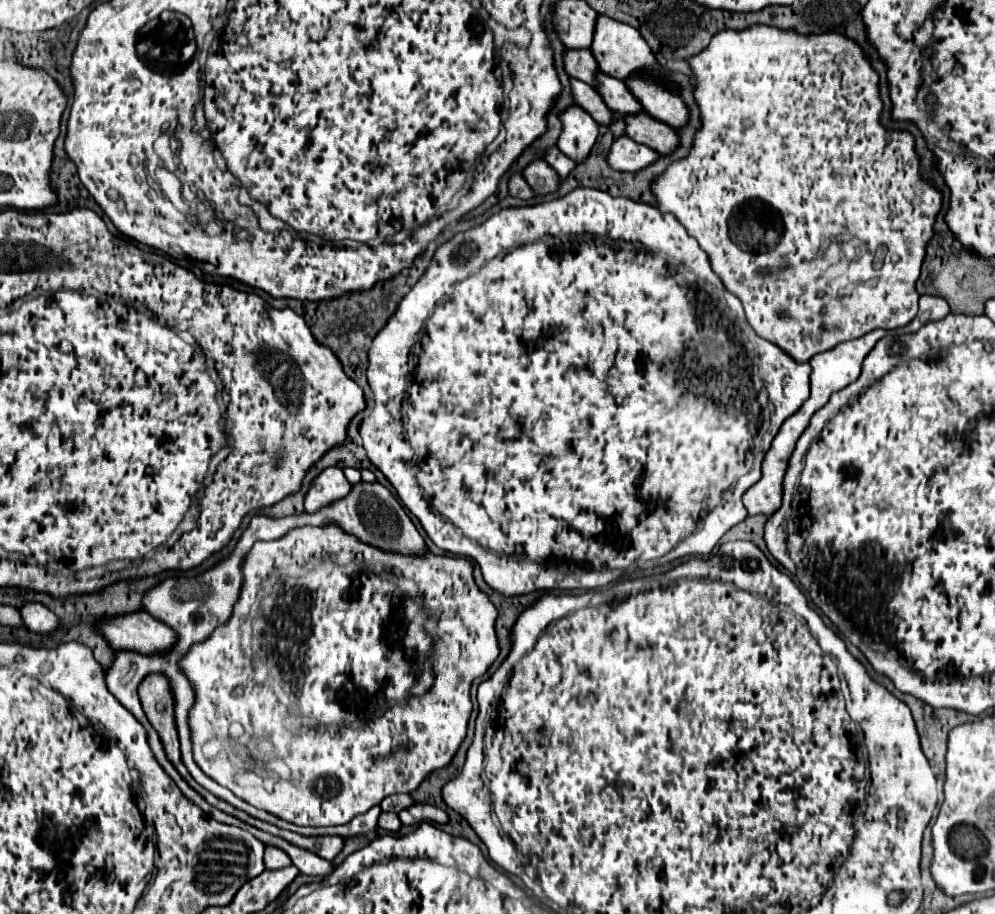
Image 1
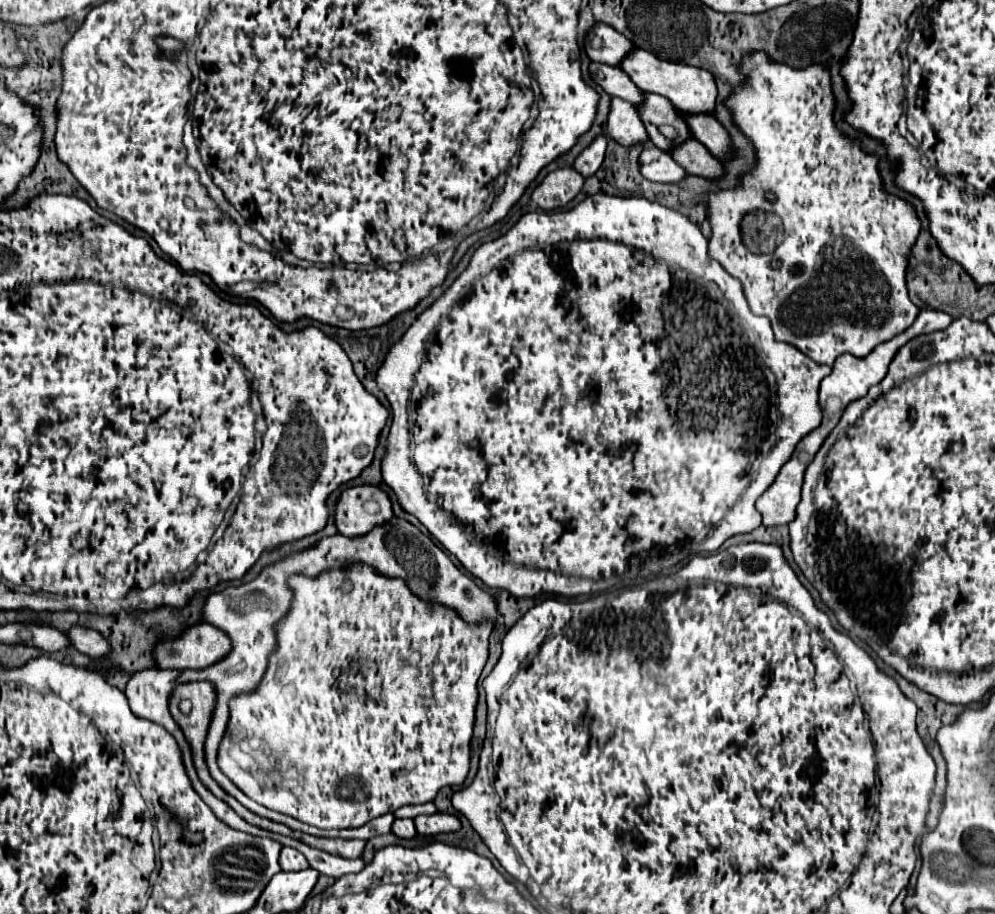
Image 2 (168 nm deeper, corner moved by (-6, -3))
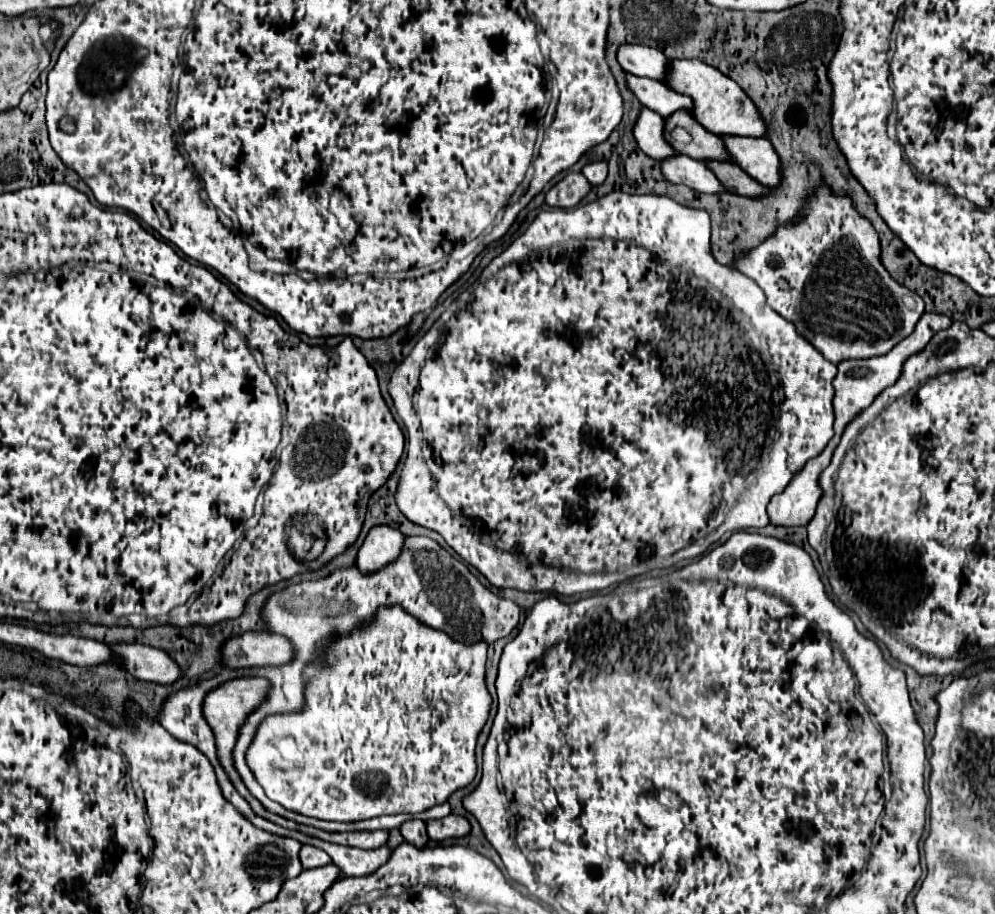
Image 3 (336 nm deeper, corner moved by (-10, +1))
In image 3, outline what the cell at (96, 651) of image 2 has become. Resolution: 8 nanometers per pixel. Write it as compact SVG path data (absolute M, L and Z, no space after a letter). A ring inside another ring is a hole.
M110 645L122 659L126 661L126 671L142 681L152 681L160 685L172 685L182 677L182 669L178 663L160 649L148 645Z

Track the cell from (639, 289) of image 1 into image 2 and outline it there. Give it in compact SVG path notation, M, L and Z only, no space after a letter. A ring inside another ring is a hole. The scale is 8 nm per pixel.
M598 193L586 197L572 209L537 210L522 215L506 235L484 243L474 251L468 267L456 277L456 281L414 319L408 331L386 353L384 363L376 373L376 383L392 407L392 427L382 457L384 481L394 489L402 509L418 517L418 521L454 557L458 557L466 571L478 577L484 585L506 589L514 597L551 593L573 598L603 593L604 589L614 587L628 575L654 575L660 569L678 565L690 555L716 551L732 535L754 531L762 523L754 503L770 487L780 467L790 459L796 443L820 425L822 413L818 405L818 387L830 373L830 367L818 365L796 347L776 341L772 331L754 331L754 323L750 323L754 315L746 311L748 305L742 303L742 295L740 281L730 277L718 261L708 257L708 241L700 229L682 213L660 203L642 197ZM670 265L684 265L682 269L694 273L696 281L676 279L676 273L684 273L674 271ZM704 287L708 287L708 291L704 291ZM720 289L722 297L738 297L738 305L734 307L732 299L726 299L728 307L724 309L718 299ZM742 327L754 331L754 335L738 335ZM702 331L714 331L714 339L706 339L706 345L702 343L706 337ZM718 331L726 331L726 335L718 335ZM422 343L426 355L422 355ZM414 359L420 359L418 363L422 365L416 365L416 371ZM724 377L728 379L724 381ZM706 405L712 405L714 411L702 411ZM444 443L450 443L450 457L448 445Z

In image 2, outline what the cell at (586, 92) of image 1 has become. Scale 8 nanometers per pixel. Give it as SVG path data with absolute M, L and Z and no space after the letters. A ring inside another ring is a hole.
M618 97L610 99L610 113L606 133L618 141L620 145L636 145L646 143L648 135L644 123L638 117L638 109L634 103L626 103Z

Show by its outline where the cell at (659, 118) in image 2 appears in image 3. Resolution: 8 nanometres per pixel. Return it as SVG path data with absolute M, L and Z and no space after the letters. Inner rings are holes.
M676 111L670 119L666 119L666 129L672 131L674 127L682 127L690 133L692 141L690 143L680 143L674 139L668 139L670 145L688 157L694 157L698 161L732 161L730 153L726 151L726 145L722 143L720 137L712 135L706 131L690 113L686 111Z

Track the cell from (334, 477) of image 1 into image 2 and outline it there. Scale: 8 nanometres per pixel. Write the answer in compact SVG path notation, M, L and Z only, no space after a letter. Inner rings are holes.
M358 485L344 489L334 505L334 523L338 533L358 537L392 517L392 503L386 491L376 485Z

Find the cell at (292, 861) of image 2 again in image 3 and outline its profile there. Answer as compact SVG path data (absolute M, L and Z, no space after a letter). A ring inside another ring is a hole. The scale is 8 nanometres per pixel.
M304 845L300 851L300 859L302 859L302 867L304 869L314 869L314 867L324 867L330 865L332 859L318 847L312 845Z

